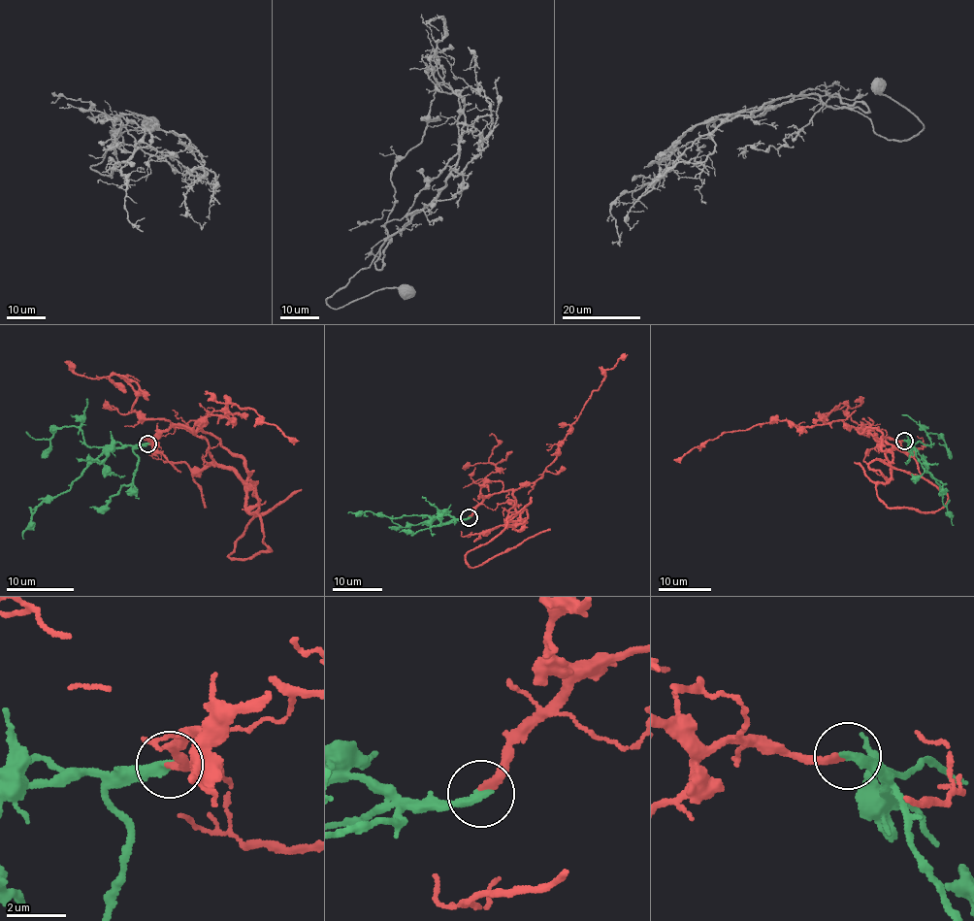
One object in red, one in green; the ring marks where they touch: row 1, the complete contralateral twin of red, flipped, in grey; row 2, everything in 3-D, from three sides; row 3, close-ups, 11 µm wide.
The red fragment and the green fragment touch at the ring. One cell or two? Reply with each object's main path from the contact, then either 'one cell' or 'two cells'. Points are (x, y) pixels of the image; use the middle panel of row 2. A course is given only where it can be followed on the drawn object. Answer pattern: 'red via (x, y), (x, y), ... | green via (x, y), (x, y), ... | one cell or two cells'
red via (469, 517), (479, 504), (510, 502), (525, 522), (507, 525), (511, 513), (469, 550), (472, 568), (550, 529) | green via (469, 517), (453, 520), (448, 515), (433, 517), (404, 515), (397, 518), (370, 510), (347, 513) | one cell

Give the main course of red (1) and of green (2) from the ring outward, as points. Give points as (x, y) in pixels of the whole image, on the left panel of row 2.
1: (147, 444), (191, 427), (243, 459), (245, 507), (271, 548), (232, 559), (256, 515), (301, 489)
2: (147, 444), (111, 448), (104, 459), (90, 462), (69, 490), (49, 496), (36, 508), (23, 539)

